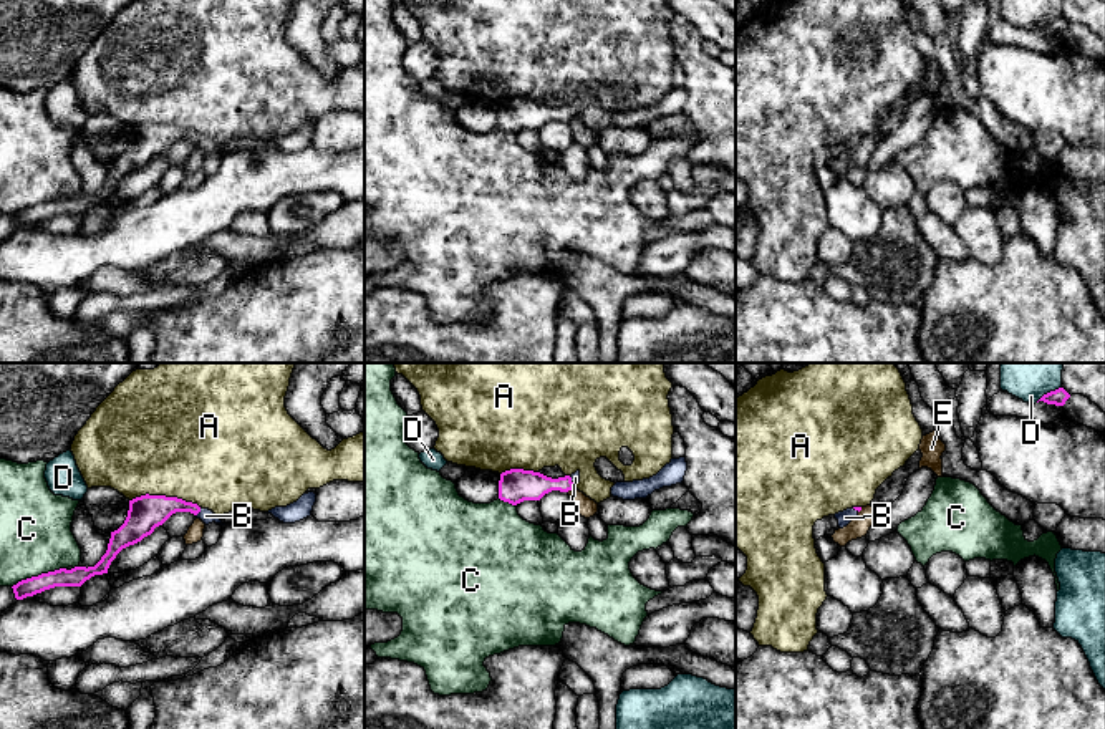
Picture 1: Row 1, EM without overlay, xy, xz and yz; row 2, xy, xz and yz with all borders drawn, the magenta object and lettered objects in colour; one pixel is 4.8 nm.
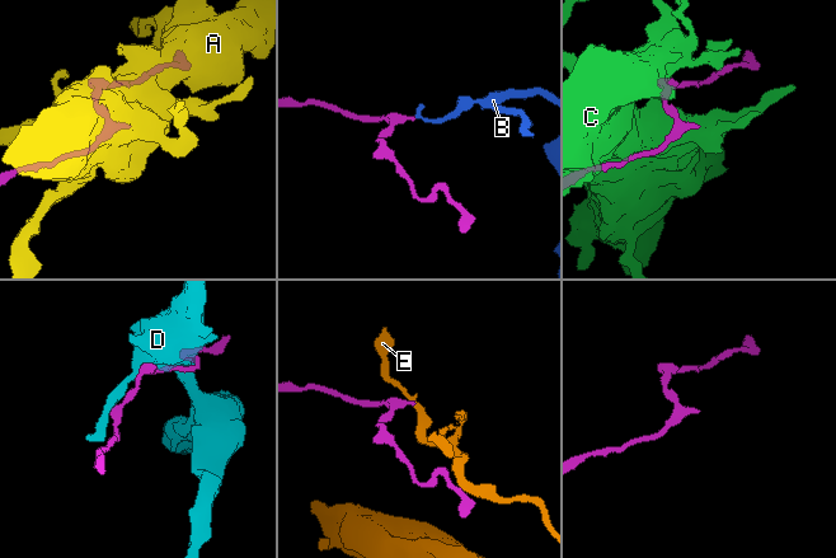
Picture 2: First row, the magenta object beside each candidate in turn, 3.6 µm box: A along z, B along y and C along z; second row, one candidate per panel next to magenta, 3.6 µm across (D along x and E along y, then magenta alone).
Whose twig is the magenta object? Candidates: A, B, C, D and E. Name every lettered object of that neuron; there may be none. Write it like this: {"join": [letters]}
{"join": ["B"]}

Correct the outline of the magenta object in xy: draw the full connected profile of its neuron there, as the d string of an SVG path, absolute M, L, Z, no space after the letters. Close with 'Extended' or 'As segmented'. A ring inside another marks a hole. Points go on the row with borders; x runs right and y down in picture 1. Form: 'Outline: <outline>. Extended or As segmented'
Outline: M149 494L136 497L129 500L124 524L118 530L111 532L108 550L94 567L75 567L71 570L60 568L22 580L12 587L15 598L23 600L55 587L81 587L91 577L108 573L111 562L123 548L151 535L156 527L162 525L176 512L191 512L205 525L212 522L225 525L220 520L220 515L215 515L212 510L177 497Z. Extended

